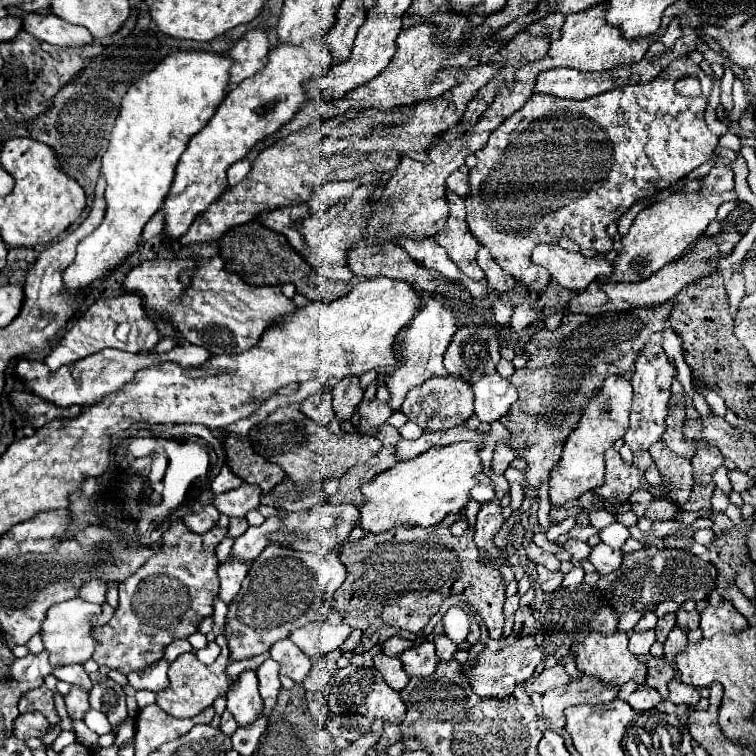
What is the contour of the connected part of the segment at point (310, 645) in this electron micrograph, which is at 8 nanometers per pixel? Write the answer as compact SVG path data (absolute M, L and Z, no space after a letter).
M309 622L303 628L297 628L289 634L289 640L297 644L309 658L323 656L343 644L343 640L351 634L347 624L323 624L323 622Z

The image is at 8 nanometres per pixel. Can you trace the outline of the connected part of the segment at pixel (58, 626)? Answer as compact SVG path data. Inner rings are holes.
M81 598L65 600L53 608L49 608L43 624L41 624L41 638L43 646L49 652L49 662L53 666L67 666L67 664L83 664L93 656L97 642L91 638L91 618L101 612L99 604L85 602Z

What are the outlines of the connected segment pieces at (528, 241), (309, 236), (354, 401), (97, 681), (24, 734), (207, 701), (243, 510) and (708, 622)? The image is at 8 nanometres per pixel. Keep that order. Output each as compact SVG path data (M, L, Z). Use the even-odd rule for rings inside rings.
M681 58L649 84L609 90L589 100L533 94L521 110L489 136L487 146L475 152L477 166L469 170L471 190L465 196L465 220L471 234L507 274L535 292L543 292L551 284L549 272L531 262L531 252L537 244L557 244L561 236L567 236L581 248L595 248L599 254L609 252L613 240L605 230L611 222L619 220L633 202L677 184L713 156L719 136L709 132L703 120L711 88L713 80L691 58ZM689 74L701 80L703 94L699 98L685 98L675 90L675 82Z
M363 184L359 186L351 196L341 198L335 206L331 206L323 214L311 214L305 220L299 220L293 224L293 228L305 238L305 250L301 256L313 264L313 268L329 276L329 280L343 280L349 282L353 278L353 272L347 268L347 254L349 250L363 238L363 208L371 200L377 184Z
M347 376L339 384L335 384L331 394L333 394L333 412L339 422L349 420L359 402L363 400L363 388L357 376Z
M93 672L93 674L89 674L89 678L93 680L91 708L103 712L107 716L111 728L117 728L127 718L123 688L101 672Z
M25 712L17 716L13 726L13 736L21 740L27 740L31 736L39 738L47 728L49 728L49 722L45 720L45 716L41 716L41 712Z
M223 634L217 636L217 644L221 646L221 654L219 658L211 664L211 666L205 666L197 660L195 652L187 652L187 654L181 654L171 666L169 666L169 688L165 692L159 692L157 694L157 706L163 708L167 714L171 714L173 718L193 718L197 714L201 714L205 708L213 706L213 702L221 696L227 696L231 684L233 684L233 678L227 676L227 666L231 664L231 652L229 652L229 646L227 646L227 638Z
M243 482L239 488L231 490L231 492L223 492L223 494L215 494L211 504L225 516L229 518L243 518L249 510L257 508L261 500L261 492L257 492L257 488L253 488L253 484Z
M721 602L719 606L707 606L701 612L701 630L703 638L711 638L717 632L727 632L727 634L737 634L745 630L747 618L739 616L739 612L733 608L729 602Z

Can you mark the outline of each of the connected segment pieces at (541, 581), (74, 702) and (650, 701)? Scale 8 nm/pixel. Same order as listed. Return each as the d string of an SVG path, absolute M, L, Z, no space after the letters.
M537 566L537 584L541 586L543 592L553 592L561 586L563 582L563 574L557 570L557 572L545 572L545 568Z
M77 686L71 688L71 692L65 696L67 702L67 710L69 710L69 718L73 720L81 720L85 716L85 712L89 710L89 696L79 690Z
M647 684L643 688L637 688L631 696L629 696L629 706L633 706L637 712L647 712L651 708L655 708L661 702L661 694L653 688L649 688Z

